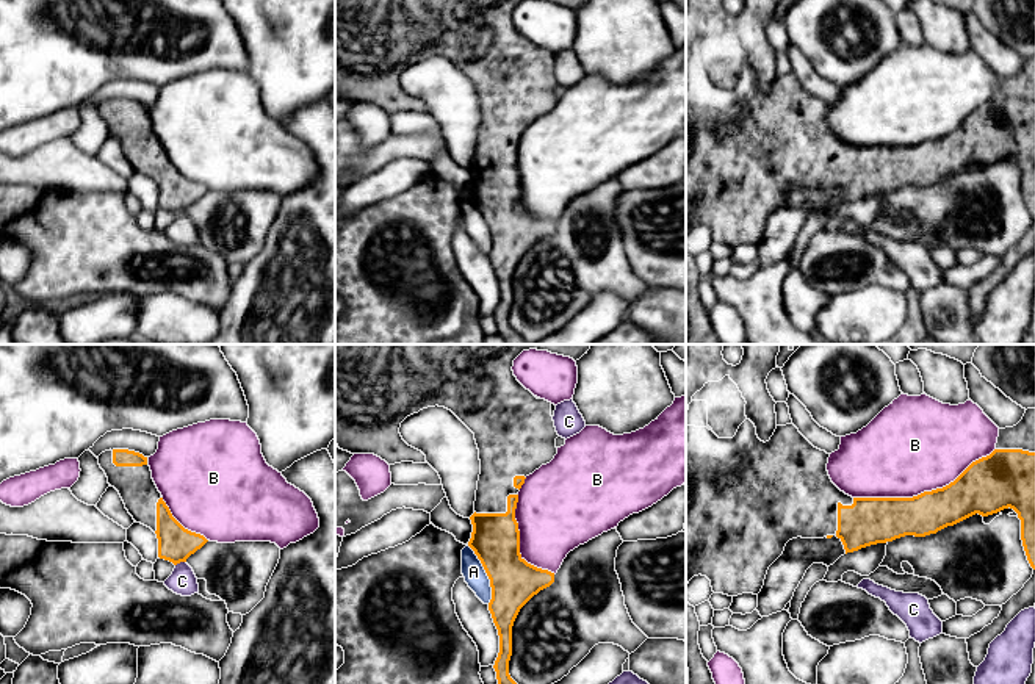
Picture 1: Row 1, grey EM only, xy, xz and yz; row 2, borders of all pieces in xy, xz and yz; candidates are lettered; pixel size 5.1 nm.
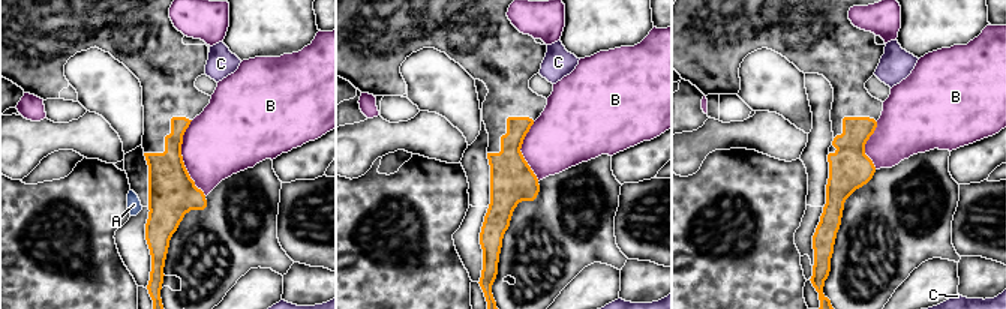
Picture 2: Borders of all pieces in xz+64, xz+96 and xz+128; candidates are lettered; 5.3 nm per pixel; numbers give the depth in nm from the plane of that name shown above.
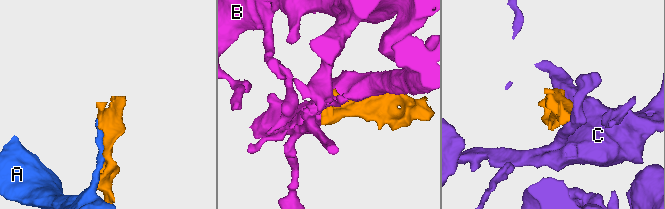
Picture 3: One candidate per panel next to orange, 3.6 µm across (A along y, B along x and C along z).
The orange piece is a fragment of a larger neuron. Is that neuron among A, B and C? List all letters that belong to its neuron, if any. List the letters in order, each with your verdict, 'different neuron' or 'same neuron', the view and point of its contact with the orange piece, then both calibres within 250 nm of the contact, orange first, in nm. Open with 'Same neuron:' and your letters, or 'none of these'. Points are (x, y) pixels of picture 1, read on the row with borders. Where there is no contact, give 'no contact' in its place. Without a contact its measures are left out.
Same neuron: none of these
A: different neuron; contact xz (487, 575); calibres 260 and 120 nm
B: different neuron; contact yz (924, 492); calibres 220 and 480 nm
C: different neuron; contact xy (180, 561); calibres 190 and 140 nm

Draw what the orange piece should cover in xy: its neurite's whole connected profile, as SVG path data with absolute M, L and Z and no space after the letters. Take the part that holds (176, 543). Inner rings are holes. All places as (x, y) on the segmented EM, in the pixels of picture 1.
M110 449L99 455L99 465L136 523L150 527L158 538L158 557L174 565L200 549L208 540L185 529L171 513L158 491L149 457L128 449Z

